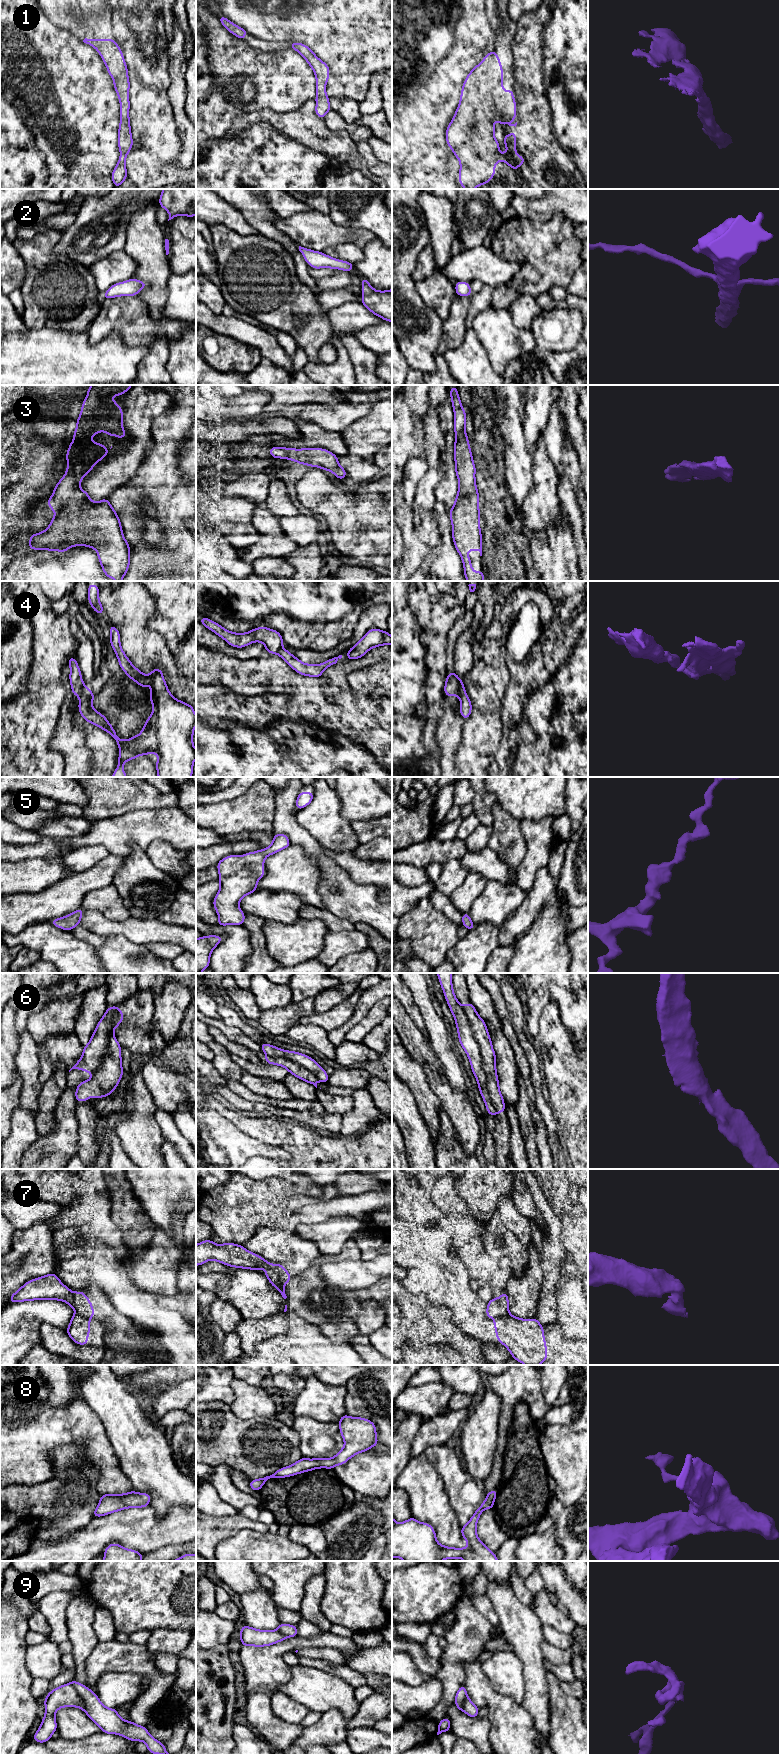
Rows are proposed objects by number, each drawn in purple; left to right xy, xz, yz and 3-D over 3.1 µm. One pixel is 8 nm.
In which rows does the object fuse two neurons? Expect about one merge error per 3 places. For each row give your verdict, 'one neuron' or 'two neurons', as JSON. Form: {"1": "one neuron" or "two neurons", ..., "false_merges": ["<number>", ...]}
{"1": "one neuron", "2": "one neuron", "3": "one neuron", "4": "two neurons", "5": "one neuron", "6": "two neurons", "7": "two neurons", "8": "one neuron", "9": "two neurons", "false_merges": ["4", "6", "7", "9"]}

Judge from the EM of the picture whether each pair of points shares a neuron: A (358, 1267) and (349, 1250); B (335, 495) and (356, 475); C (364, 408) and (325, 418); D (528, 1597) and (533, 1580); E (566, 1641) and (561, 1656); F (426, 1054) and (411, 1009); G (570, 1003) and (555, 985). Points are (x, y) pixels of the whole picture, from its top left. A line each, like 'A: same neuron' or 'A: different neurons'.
A: different neurons
B: different neurons
C: same neuron
D: different neurons
E: different neurons
F: different neurons
G: same neuron

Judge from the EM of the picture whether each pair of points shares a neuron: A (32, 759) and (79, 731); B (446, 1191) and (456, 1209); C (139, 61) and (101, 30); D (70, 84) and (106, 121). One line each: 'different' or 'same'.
A: different
B: same
C: different
D: same

